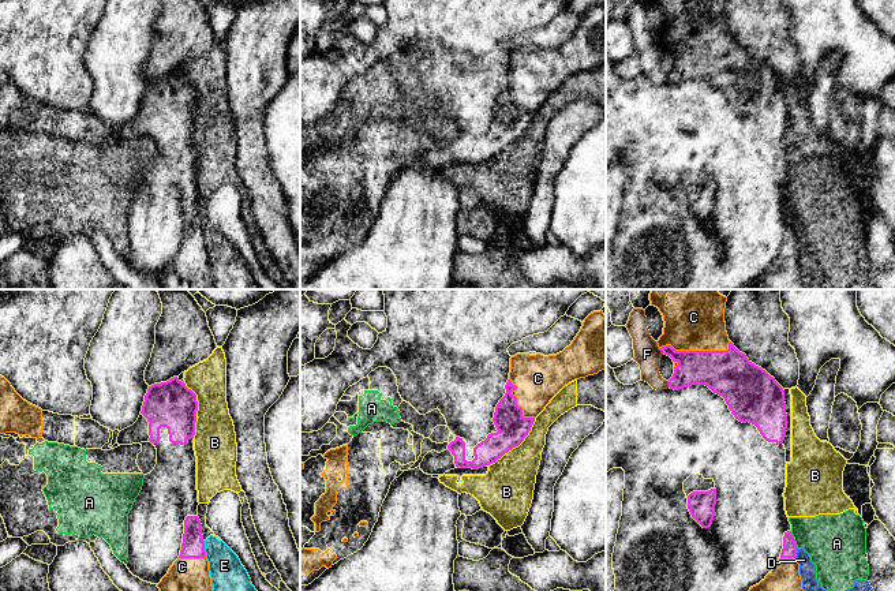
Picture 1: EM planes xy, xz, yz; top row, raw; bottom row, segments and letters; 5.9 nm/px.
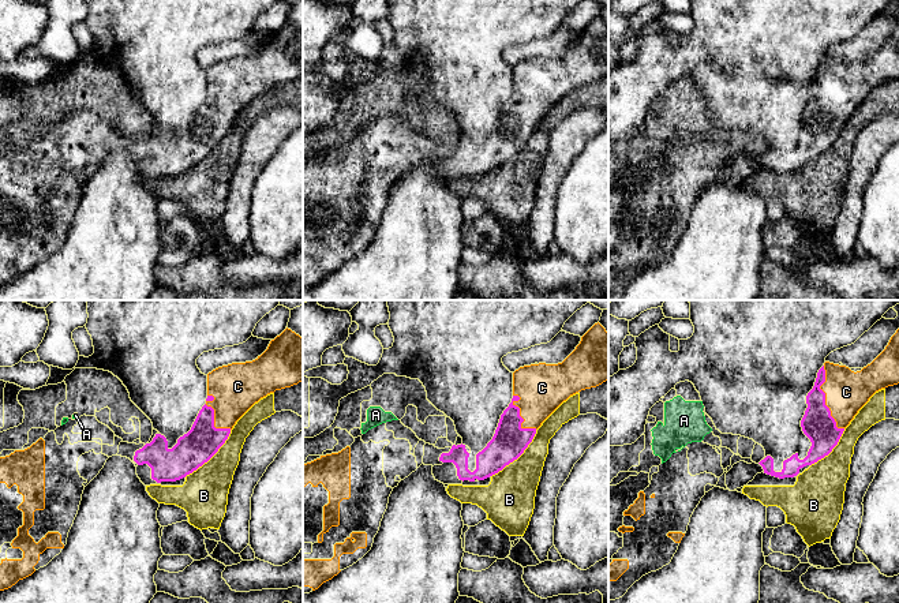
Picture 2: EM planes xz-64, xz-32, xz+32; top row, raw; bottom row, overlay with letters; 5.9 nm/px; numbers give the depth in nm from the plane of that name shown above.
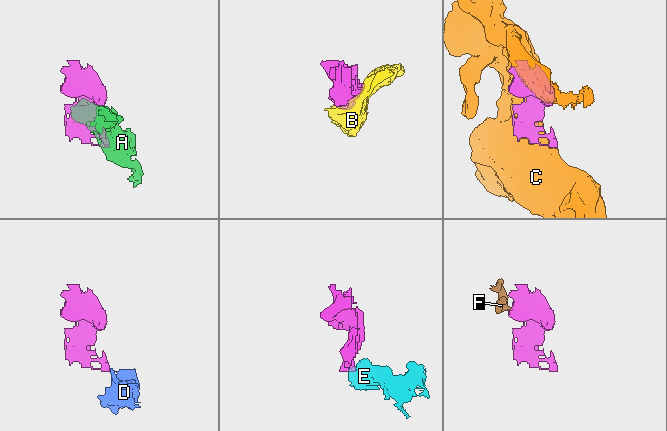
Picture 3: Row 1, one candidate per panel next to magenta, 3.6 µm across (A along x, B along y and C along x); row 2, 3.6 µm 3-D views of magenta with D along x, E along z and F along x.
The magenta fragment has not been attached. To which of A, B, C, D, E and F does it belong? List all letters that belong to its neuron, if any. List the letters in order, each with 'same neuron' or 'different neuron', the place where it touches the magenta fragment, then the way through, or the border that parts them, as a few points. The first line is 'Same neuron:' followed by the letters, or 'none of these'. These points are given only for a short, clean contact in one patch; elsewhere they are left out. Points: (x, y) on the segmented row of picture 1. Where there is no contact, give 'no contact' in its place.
Same neuron: C
A: different neuron | yz (793, 539) | along yz (790, 531), (797, 548)
B: different neuron | xy (197, 410)
C: same neuron | yz (696, 351)
D: different neuron | yz (796, 553) | along yz (796, 549), (797, 557)
E: different neuron | xy (203, 549) | along xy (203, 541), (206, 556)
F: different neuron | yz (669, 384)

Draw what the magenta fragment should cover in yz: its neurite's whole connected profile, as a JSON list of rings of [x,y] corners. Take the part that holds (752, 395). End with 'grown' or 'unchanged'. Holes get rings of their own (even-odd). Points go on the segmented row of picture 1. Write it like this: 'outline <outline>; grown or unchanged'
outline [[[651,289],[649,300],[664,321],[658,347],[674,362],[669,388],[679,390],[705,385],[724,399],[735,419],[754,424],[765,441],[783,444],[787,429],[784,390],[729,340],[724,322],[727,298],[716,289]]]; grown

